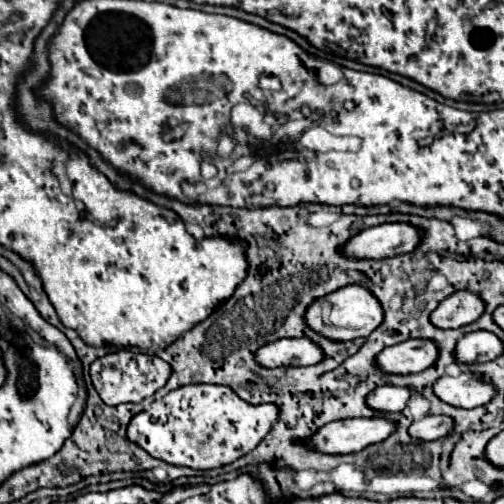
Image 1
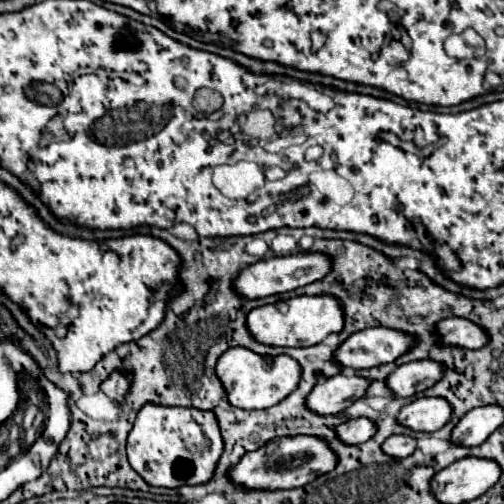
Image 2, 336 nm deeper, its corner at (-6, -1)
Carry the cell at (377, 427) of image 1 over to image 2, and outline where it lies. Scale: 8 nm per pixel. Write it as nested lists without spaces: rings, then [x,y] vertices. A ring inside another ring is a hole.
[[[277,437],[263,445],[261,449],[245,453],[243,459],[227,471],[227,477],[237,487],[241,485],[247,491],[295,489],[311,483],[315,477],[323,473],[329,473],[335,467],[335,463],[337,463],[335,453],[329,449],[325,441],[319,441],[319,437]]]

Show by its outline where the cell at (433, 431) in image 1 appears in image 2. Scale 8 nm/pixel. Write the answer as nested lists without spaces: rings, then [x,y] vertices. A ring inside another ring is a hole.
[[[391,435],[381,445],[381,451],[385,455],[389,455],[389,457],[395,457],[395,459],[409,457],[415,451],[415,439],[413,437],[407,437],[407,435]]]

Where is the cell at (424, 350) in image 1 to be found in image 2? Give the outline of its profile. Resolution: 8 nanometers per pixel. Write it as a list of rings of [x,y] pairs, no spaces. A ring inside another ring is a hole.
[[[335,375],[315,385],[305,397],[305,407],[317,415],[337,415],[345,411],[355,399],[363,397],[369,381],[357,375]]]

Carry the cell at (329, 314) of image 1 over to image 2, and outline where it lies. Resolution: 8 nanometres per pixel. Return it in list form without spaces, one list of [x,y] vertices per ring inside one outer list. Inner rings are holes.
[[[293,297],[287,301],[277,301],[273,305],[263,305],[247,315],[247,331],[263,345],[271,347],[311,347],[321,343],[329,333],[339,333],[343,329],[343,309],[335,297]]]

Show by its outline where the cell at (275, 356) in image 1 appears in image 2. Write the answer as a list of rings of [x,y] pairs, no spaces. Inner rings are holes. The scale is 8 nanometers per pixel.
[[[235,347],[235,349],[227,349],[217,359],[215,375],[221,381],[227,399],[233,407],[267,409],[283,401],[291,391],[295,391],[295,385],[299,383],[299,363],[287,355],[279,355],[273,359],[273,363],[267,363],[261,355],[243,347]]]

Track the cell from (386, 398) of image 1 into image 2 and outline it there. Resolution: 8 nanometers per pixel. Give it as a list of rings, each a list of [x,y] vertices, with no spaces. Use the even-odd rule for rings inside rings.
[[[359,417],[337,425],[335,433],[345,445],[359,445],[375,435],[375,425],[371,425],[371,421],[367,421],[365,417]]]

